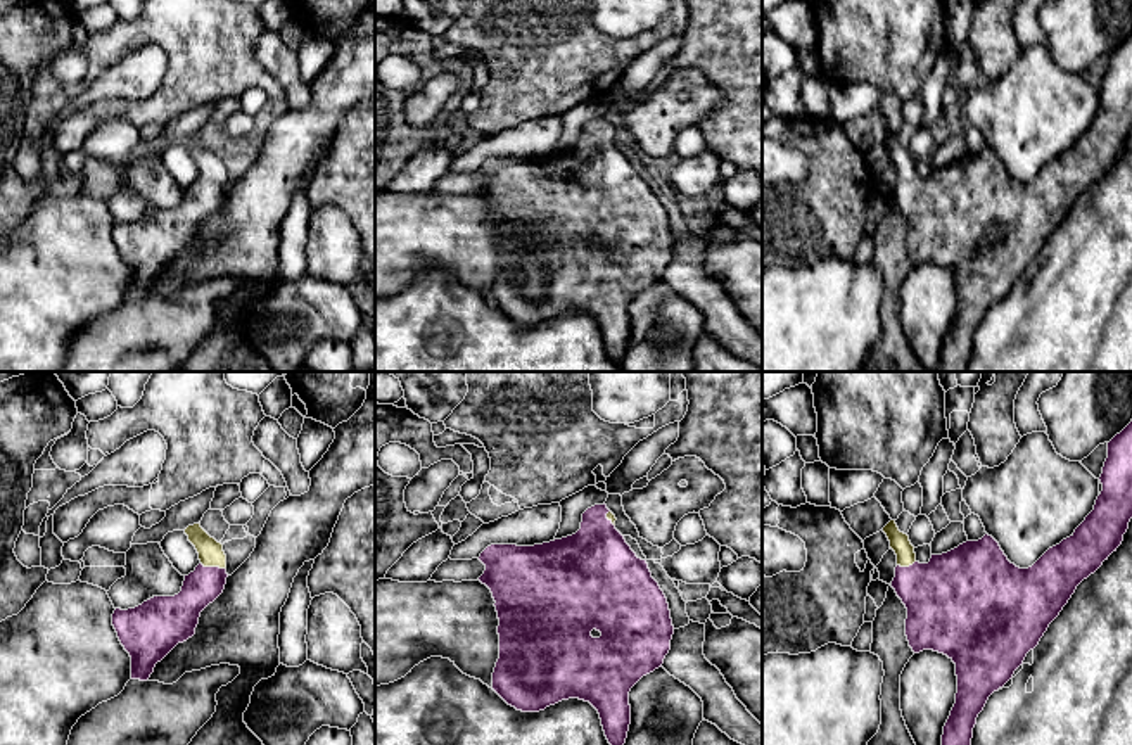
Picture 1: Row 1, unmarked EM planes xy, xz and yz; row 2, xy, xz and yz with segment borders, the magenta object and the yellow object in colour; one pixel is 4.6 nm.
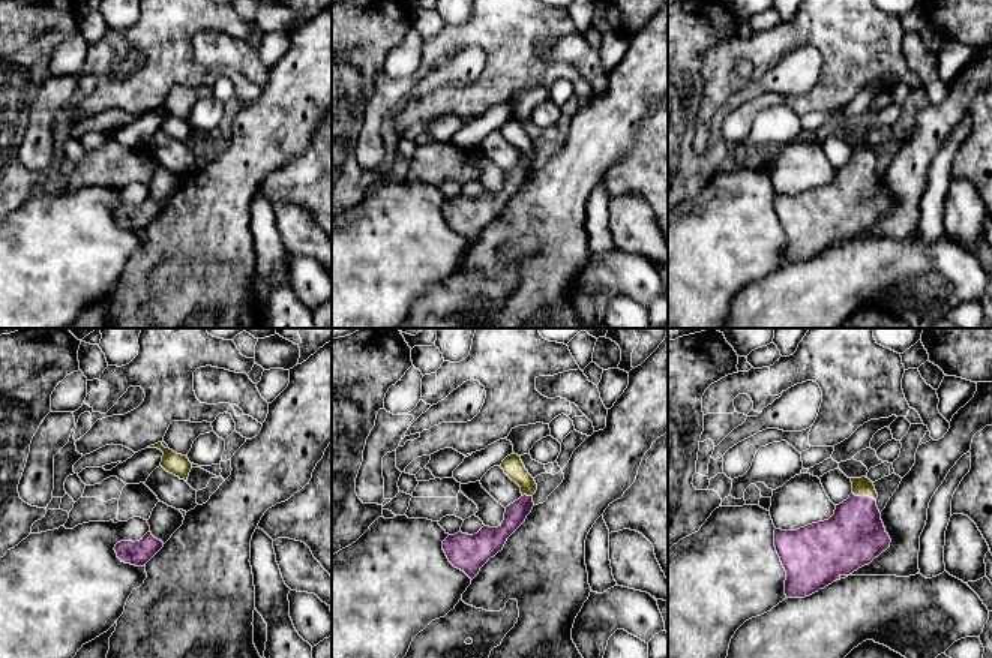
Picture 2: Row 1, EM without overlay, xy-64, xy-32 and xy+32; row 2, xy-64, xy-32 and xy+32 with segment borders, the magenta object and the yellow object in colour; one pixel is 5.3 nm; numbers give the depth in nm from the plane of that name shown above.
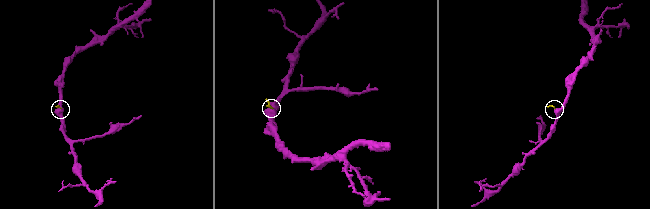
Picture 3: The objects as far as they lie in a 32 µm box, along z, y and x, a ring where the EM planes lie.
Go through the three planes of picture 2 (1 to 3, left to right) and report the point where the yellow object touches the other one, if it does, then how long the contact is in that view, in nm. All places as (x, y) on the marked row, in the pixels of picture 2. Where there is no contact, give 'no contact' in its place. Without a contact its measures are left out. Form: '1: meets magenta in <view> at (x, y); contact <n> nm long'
1: no contact
2: meets magenta in xy-32 at (526, 495); contact 60 nm long
3: meets magenta in xy+32 at (863, 495); contact 140 nm long

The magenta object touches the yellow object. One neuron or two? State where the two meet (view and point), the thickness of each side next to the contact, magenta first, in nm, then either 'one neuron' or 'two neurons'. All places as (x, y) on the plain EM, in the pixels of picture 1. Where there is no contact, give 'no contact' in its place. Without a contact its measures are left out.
contact xy (213, 180); calibres 170 and 120 nm; one neuron

